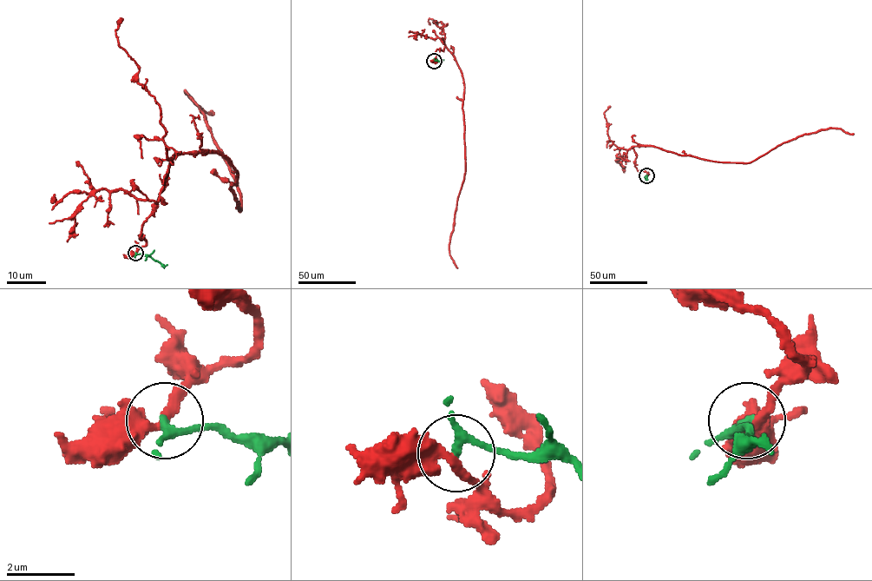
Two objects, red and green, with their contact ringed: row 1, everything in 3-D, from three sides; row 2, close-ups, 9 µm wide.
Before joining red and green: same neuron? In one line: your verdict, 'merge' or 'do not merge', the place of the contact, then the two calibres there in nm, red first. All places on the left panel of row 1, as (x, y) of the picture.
do not merge | (135, 253) | 320/220 nm

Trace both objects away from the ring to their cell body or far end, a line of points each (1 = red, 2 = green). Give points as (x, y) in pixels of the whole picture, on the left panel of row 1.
1: (135, 253), (177, 154), (227, 160), (240, 210), (238, 182), (186, 94), (214, 112)
2: (135, 253), (149, 255), (164, 267), (167, 265)

